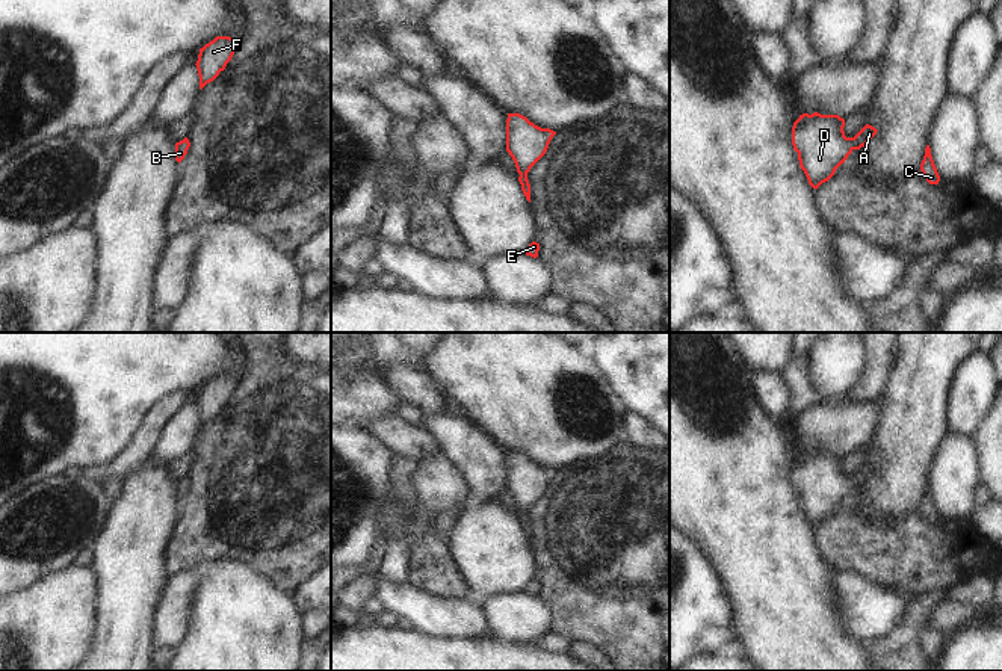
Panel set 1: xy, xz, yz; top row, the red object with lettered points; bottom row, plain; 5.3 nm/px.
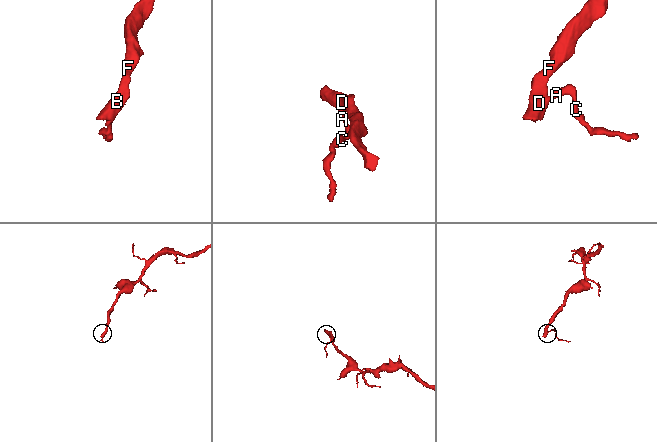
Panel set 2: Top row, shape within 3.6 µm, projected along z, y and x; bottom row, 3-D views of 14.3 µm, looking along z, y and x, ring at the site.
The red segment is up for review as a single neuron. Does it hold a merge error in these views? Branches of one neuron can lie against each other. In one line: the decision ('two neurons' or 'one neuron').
one neuron

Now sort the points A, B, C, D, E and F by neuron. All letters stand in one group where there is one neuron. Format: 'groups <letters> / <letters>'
groups A B C D E F

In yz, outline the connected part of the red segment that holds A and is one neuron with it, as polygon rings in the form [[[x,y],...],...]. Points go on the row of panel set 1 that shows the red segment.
[[[803,113],[792,127],[792,145],[809,184],[818,189],[828,181],[854,150],[864,147],[877,128],[866,124],[854,138],[846,138],[845,119],[839,115]]]

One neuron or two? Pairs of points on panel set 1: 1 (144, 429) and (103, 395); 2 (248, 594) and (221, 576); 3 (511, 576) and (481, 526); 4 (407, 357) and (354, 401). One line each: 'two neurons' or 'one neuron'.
1: two neurons
2: one neuron
3: one neuron
4: one neuron

